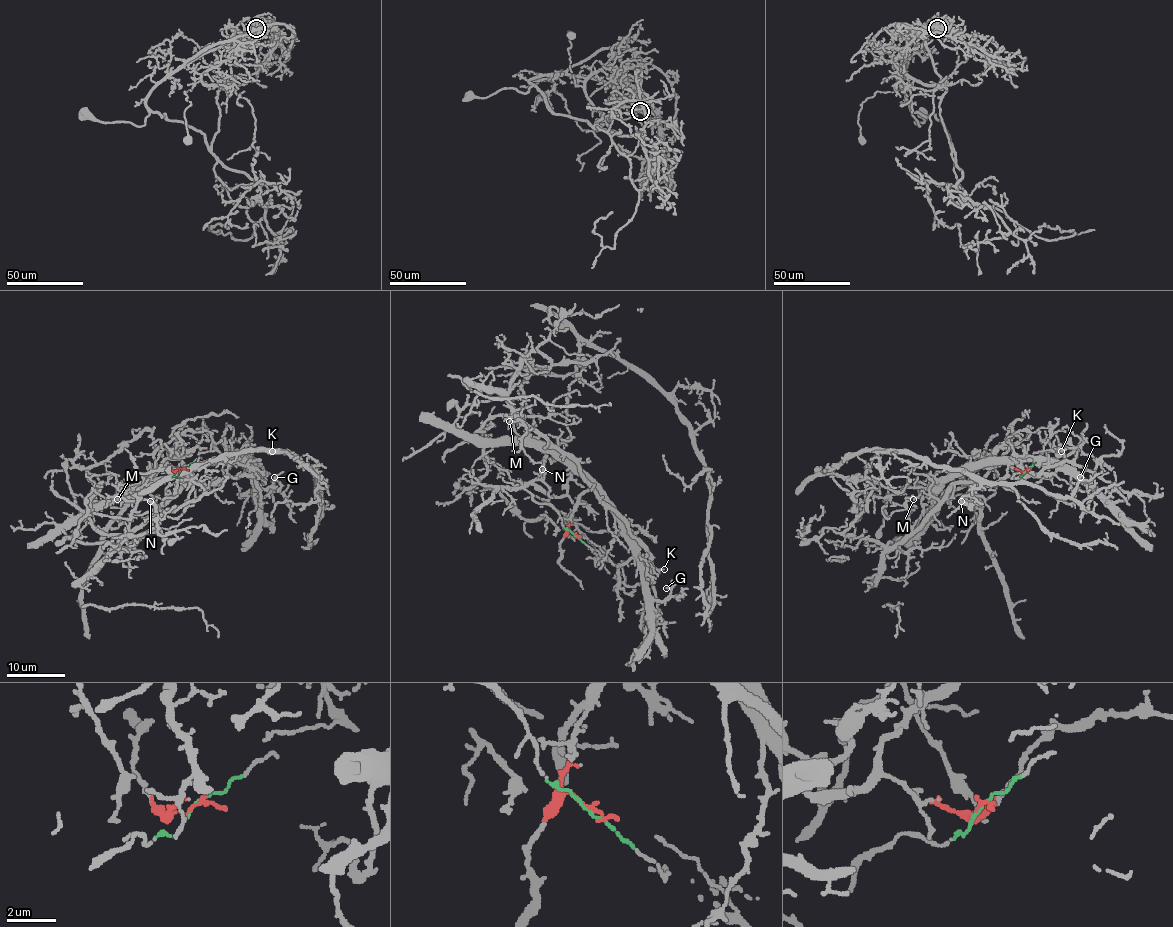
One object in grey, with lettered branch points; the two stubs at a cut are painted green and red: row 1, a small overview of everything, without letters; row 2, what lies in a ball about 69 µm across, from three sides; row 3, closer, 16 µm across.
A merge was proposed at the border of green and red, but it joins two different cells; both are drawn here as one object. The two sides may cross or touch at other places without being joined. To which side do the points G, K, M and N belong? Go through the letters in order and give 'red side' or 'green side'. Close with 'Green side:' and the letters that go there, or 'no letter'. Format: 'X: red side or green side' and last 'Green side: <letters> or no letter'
G: red side
K: red side
M: green side
N: green side
Green side: M, N

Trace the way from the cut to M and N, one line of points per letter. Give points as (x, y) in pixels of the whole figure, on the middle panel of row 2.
M: (574, 534), (524, 487), (540, 474), (548, 446), (521, 438), (511, 423), (507, 429), (510, 422)
N: (574, 534), (564, 526), (561, 516), (549, 505), (537, 503), (524, 489), (545, 474), (542, 468)

